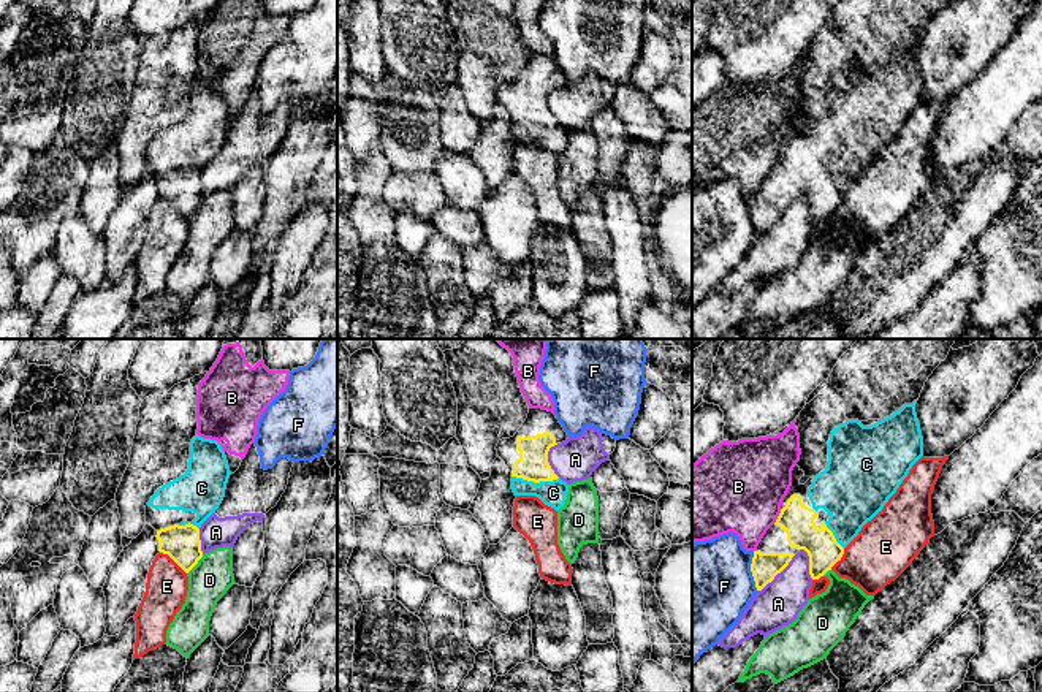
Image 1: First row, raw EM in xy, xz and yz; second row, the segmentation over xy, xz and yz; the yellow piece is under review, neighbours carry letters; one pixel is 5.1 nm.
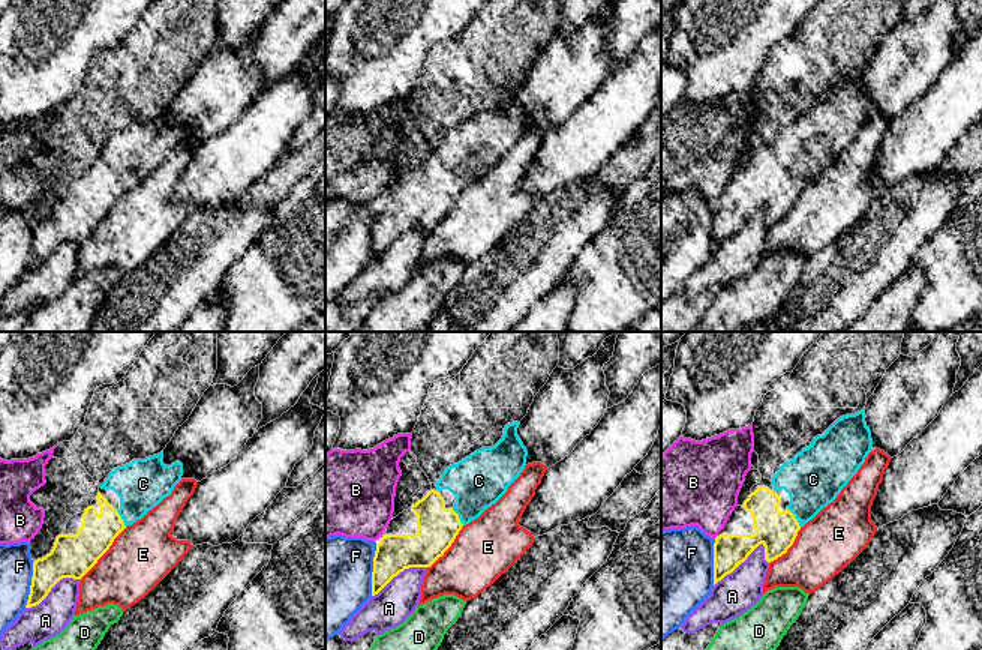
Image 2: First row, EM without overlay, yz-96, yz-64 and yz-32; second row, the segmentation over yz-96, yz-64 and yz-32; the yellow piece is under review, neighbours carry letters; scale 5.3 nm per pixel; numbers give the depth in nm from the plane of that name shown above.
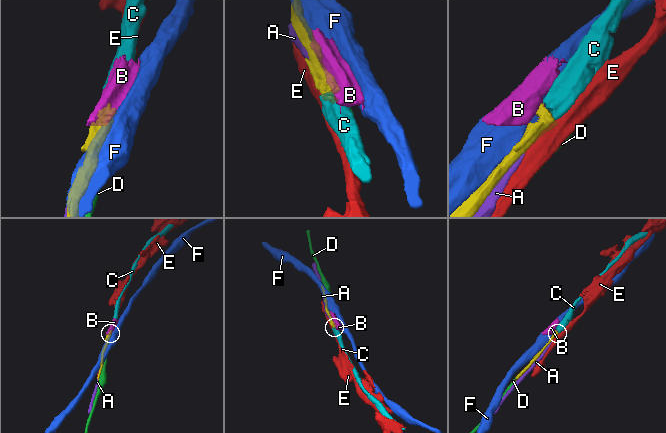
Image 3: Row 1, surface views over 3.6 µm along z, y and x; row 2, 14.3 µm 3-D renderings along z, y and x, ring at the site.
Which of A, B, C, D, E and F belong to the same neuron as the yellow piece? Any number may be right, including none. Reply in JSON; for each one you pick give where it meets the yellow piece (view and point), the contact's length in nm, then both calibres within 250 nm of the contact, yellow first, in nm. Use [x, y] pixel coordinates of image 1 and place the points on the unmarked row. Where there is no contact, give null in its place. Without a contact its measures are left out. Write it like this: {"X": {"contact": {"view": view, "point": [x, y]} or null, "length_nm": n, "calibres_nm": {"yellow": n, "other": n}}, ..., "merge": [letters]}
{"C": {"contact": {"view": "xz", "point": [536, 127]}, "length_nm": 240, "calibres_nm": {"yellow": 160, "other": 130}}, "merge": ["C"]}

